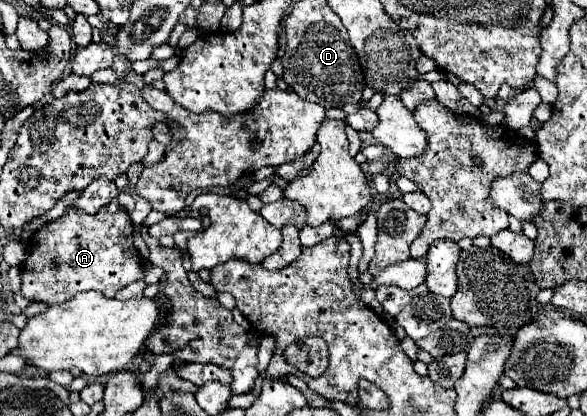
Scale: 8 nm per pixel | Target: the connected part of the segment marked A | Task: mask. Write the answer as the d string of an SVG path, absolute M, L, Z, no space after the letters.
M117 200L103 206L103 210L93 216L69 212L53 222L47 222L31 236L27 262L21 264L23 298L31 302L63 304L85 290L97 290L113 298L121 288L145 276L141 256L133 248L131 234L131 216Z

